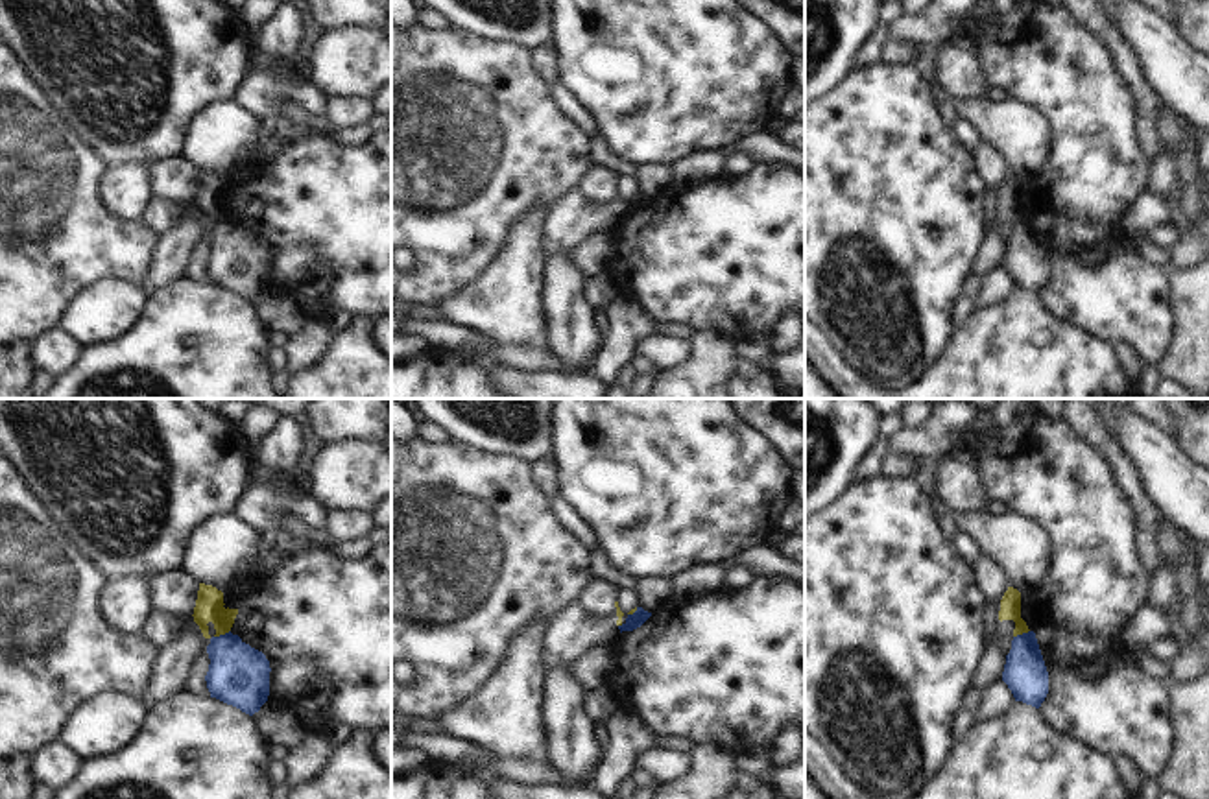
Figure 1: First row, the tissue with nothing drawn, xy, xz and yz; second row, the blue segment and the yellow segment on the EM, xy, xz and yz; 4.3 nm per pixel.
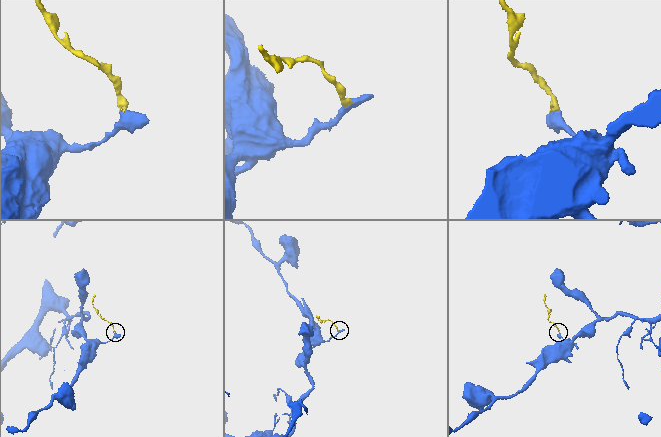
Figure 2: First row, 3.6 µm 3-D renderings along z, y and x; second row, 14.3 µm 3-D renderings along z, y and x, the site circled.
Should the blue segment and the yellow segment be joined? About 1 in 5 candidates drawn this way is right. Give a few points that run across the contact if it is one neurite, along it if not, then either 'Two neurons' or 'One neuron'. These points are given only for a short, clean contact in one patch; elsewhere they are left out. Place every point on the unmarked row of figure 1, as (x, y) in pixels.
Line: xy (229, 216), (215, 224). Two neurons

